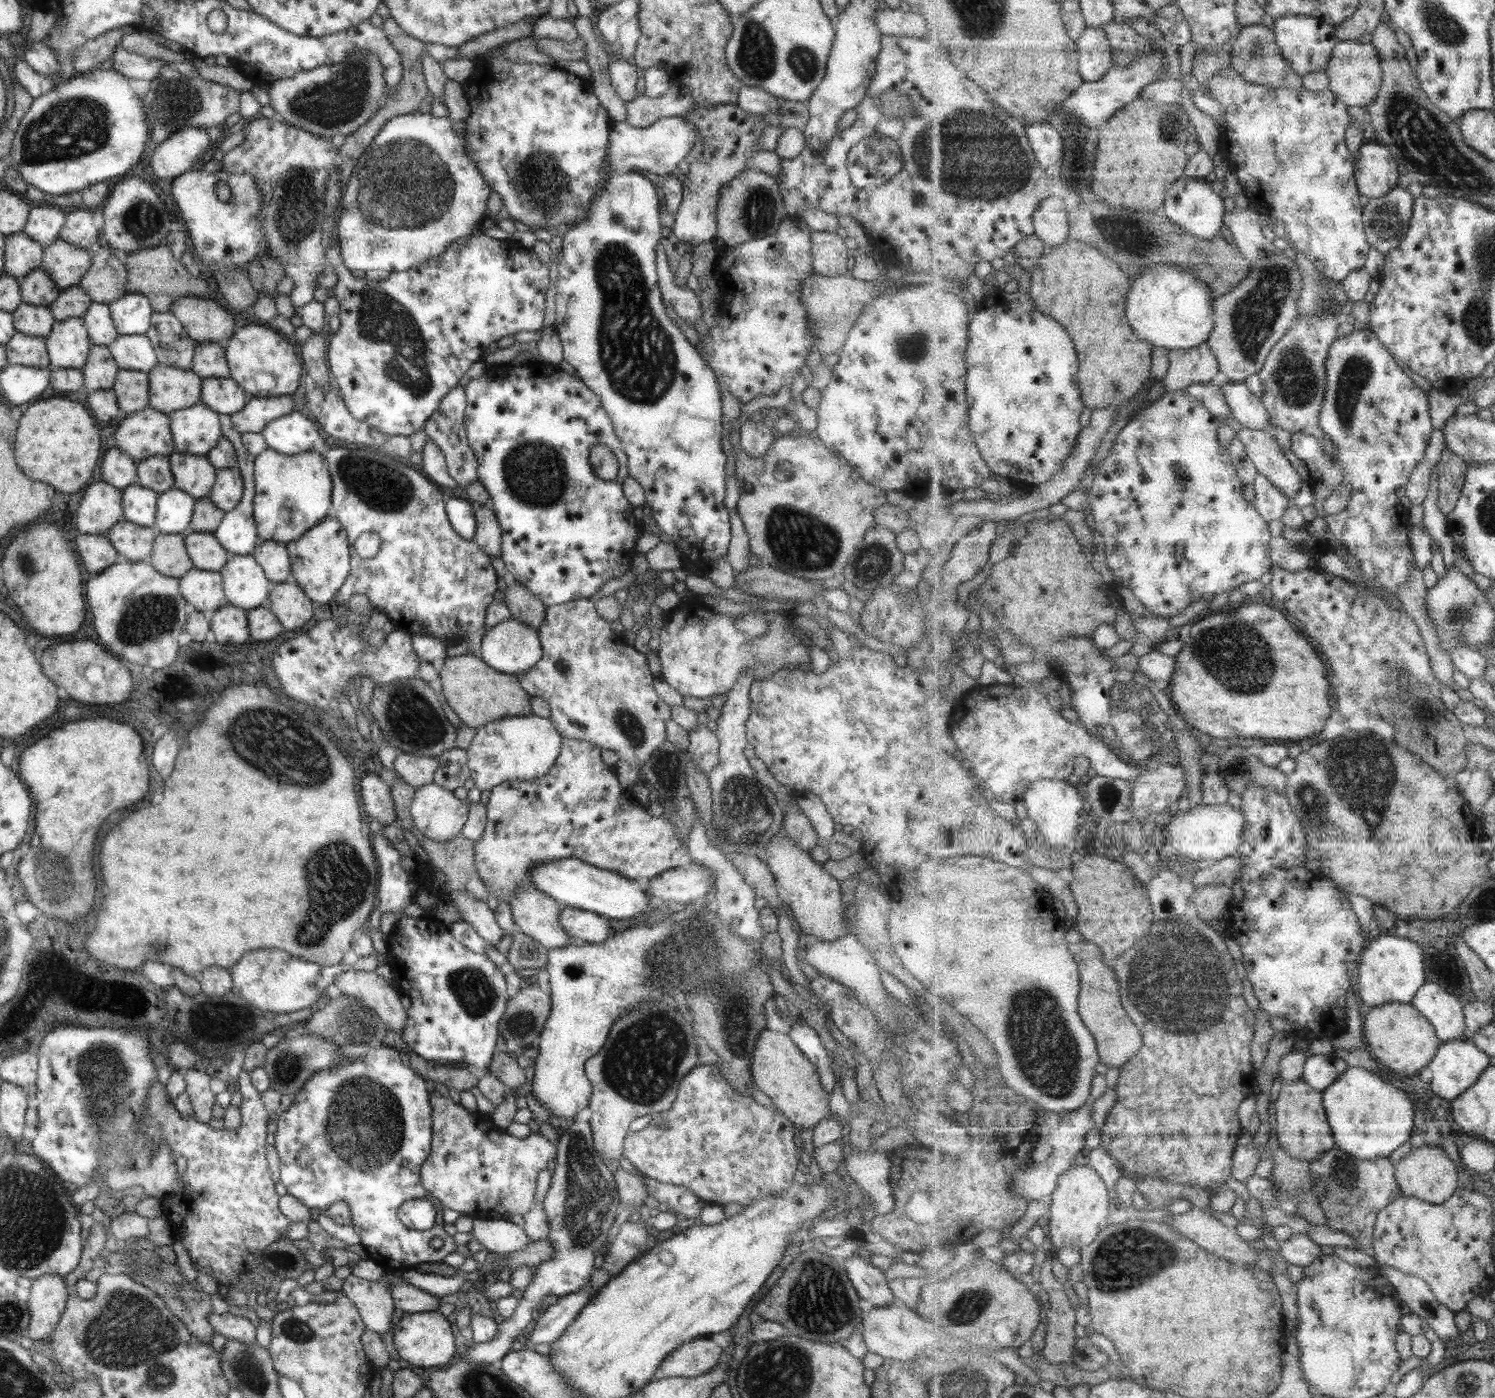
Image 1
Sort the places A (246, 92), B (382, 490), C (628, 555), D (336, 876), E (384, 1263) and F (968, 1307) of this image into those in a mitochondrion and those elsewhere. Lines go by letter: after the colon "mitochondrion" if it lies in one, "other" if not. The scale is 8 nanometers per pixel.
A: other
B: mitochondrion
C: other
D: mitochondrion
E: other
F: mitochondrion

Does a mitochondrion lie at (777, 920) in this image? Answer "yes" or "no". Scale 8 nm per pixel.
no

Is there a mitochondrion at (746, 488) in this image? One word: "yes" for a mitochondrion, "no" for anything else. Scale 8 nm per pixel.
no

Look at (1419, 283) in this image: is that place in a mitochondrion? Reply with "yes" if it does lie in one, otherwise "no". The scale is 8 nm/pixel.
no

